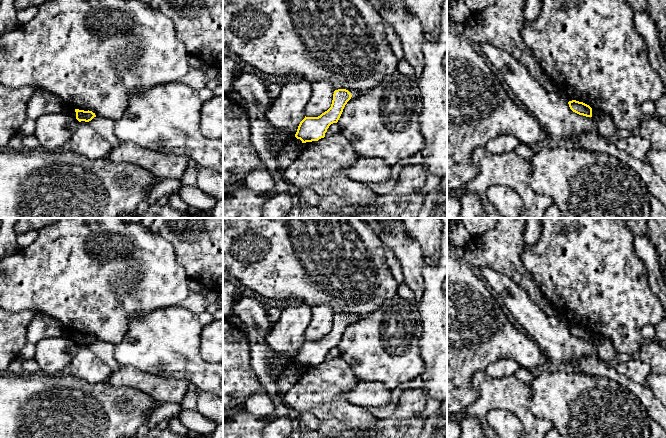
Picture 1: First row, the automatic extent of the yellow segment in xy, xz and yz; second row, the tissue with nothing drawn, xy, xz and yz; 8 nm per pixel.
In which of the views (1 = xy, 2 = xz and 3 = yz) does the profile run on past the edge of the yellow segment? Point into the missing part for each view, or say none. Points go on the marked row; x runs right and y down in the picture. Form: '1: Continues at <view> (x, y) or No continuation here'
1: No continuation here
2: No continuation here
3: No continuation here

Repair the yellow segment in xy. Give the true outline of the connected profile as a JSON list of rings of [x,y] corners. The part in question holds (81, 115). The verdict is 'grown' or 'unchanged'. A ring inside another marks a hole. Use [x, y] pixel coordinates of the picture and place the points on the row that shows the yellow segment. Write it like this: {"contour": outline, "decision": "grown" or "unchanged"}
{"contour": [[[75,109],[76,112],[76,119],[81,122],[81,121],[85,121],[85,122],[89,122],[91,121],[94,117],[96,117],[95,113],[93,113],[92,111],[84,111],[84,110],[79,110],[79,109]]], "decision": "unchanged"}

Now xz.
{"contour": [[[346,89],[335,90],[331,107],[318,117],[305,116],[298,126],[295,137],[300,139],[302,143],[324,138],[329,126],[338,122],[345,105],[351,97],[351,93]]], "decision": "unchanged"}

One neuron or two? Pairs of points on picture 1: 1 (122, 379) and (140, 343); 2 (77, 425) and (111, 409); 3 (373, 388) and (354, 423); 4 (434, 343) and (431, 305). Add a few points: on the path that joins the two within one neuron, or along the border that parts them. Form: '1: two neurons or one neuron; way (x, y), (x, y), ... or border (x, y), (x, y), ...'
1: two neurons; border (120, 365), (134, 366), (151, 374)
2: one neuron; way (85, 422), (96, 416), (103, 415)
3: two neurons; border (343, 393), (351, 403), (366, 408)
4: one neuron; way (434, 334), (434, 314)

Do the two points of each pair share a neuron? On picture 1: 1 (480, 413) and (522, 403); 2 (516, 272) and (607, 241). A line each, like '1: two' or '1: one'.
1: one
2: two

